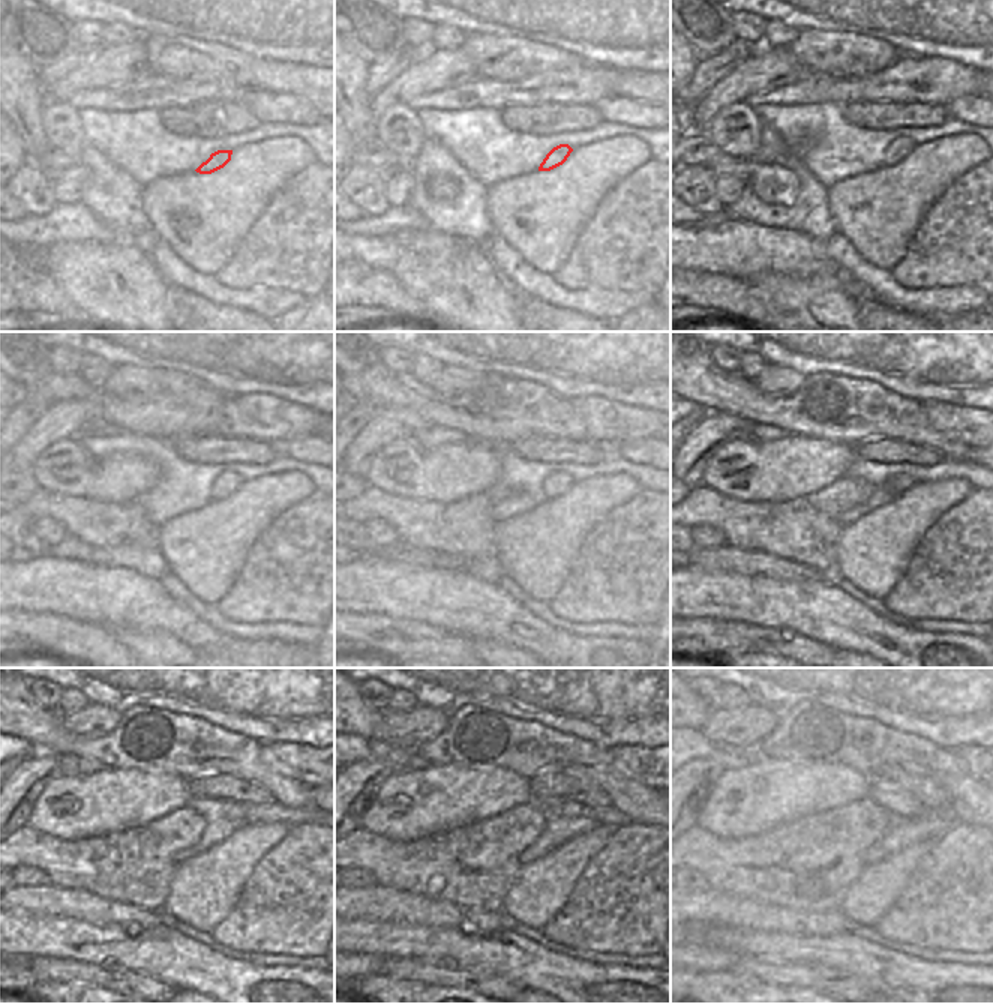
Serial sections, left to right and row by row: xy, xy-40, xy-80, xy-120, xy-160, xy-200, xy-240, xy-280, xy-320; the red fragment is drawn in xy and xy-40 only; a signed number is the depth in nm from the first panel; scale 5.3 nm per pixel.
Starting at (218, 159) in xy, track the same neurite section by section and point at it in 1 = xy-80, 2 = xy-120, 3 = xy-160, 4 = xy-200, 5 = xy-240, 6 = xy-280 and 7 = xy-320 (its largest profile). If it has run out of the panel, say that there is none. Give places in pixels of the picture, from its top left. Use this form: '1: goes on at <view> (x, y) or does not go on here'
1: goes on at xy-80 (899, 149)
2: goes on at xy-120 (227, 483)
3: goes on at xy-160 (555, 485)
4: goes on at xy-200 (897, 483)
5: goes on at xy-240 (233, 809)
6: goes on at xy-280 (567, 808)
7: goes on at xy-320 (902, 805)

